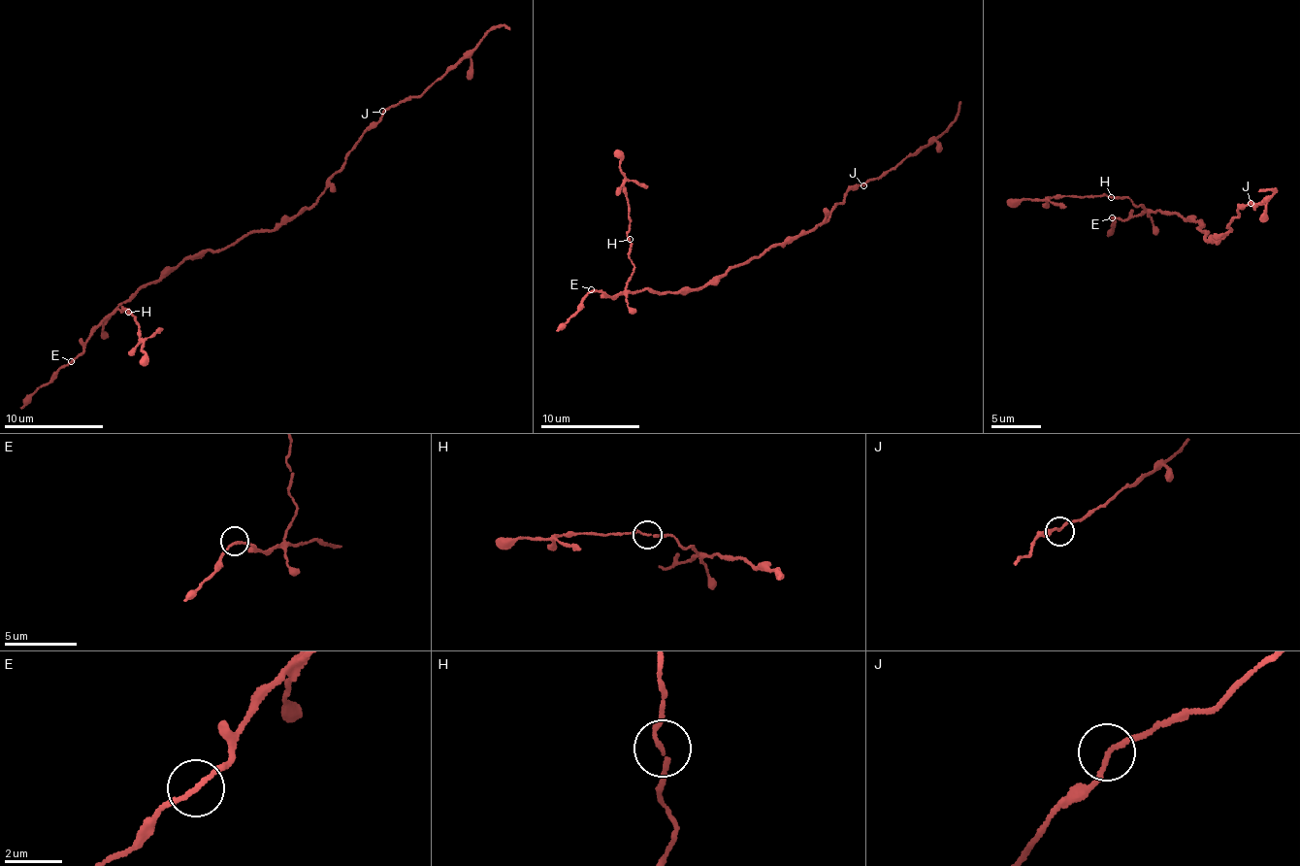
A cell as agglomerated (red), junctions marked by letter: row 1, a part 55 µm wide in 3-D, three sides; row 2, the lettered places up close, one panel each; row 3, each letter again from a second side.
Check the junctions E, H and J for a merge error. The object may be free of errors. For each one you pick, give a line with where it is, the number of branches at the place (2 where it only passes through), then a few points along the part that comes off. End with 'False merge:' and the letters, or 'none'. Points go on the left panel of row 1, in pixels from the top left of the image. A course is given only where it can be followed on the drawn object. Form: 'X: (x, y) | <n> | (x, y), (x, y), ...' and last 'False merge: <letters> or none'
False merge: none

